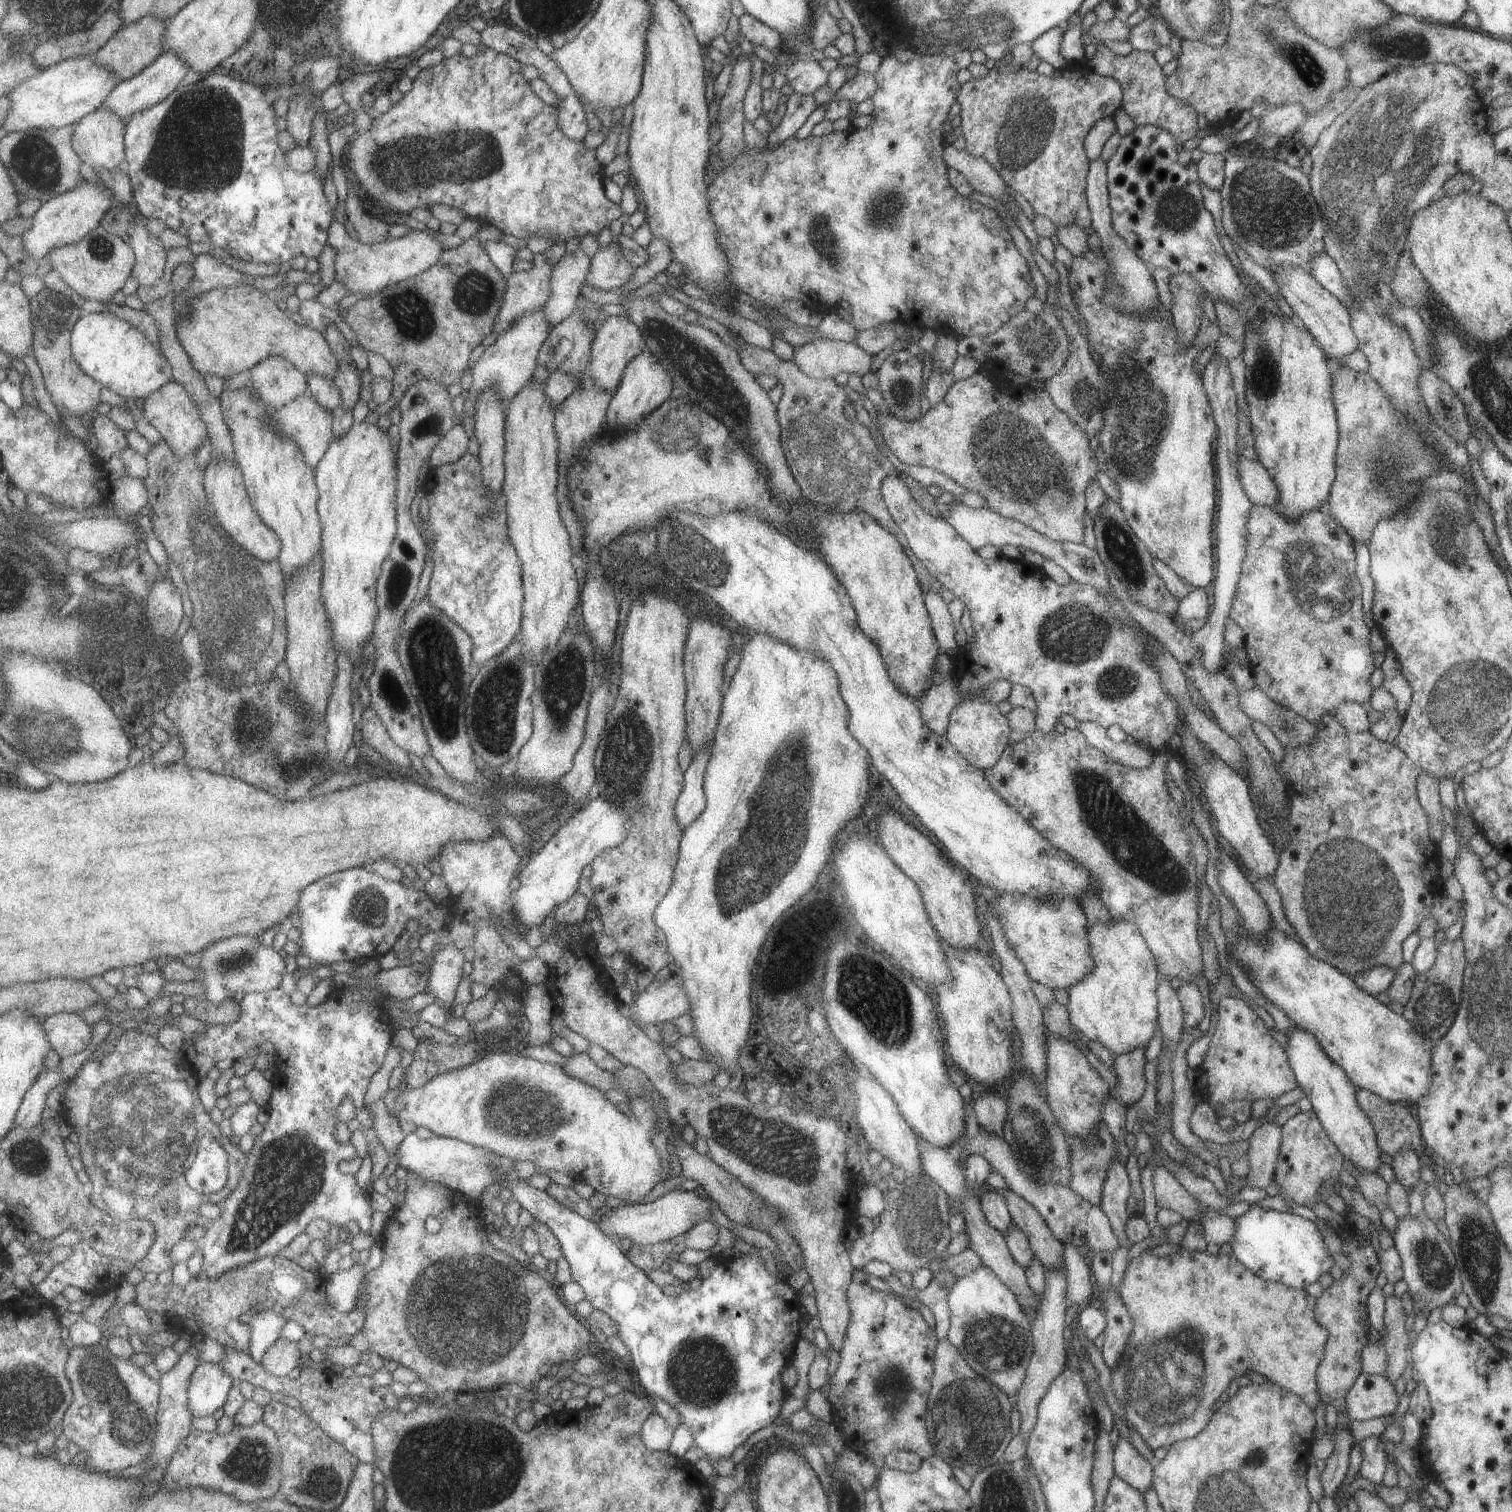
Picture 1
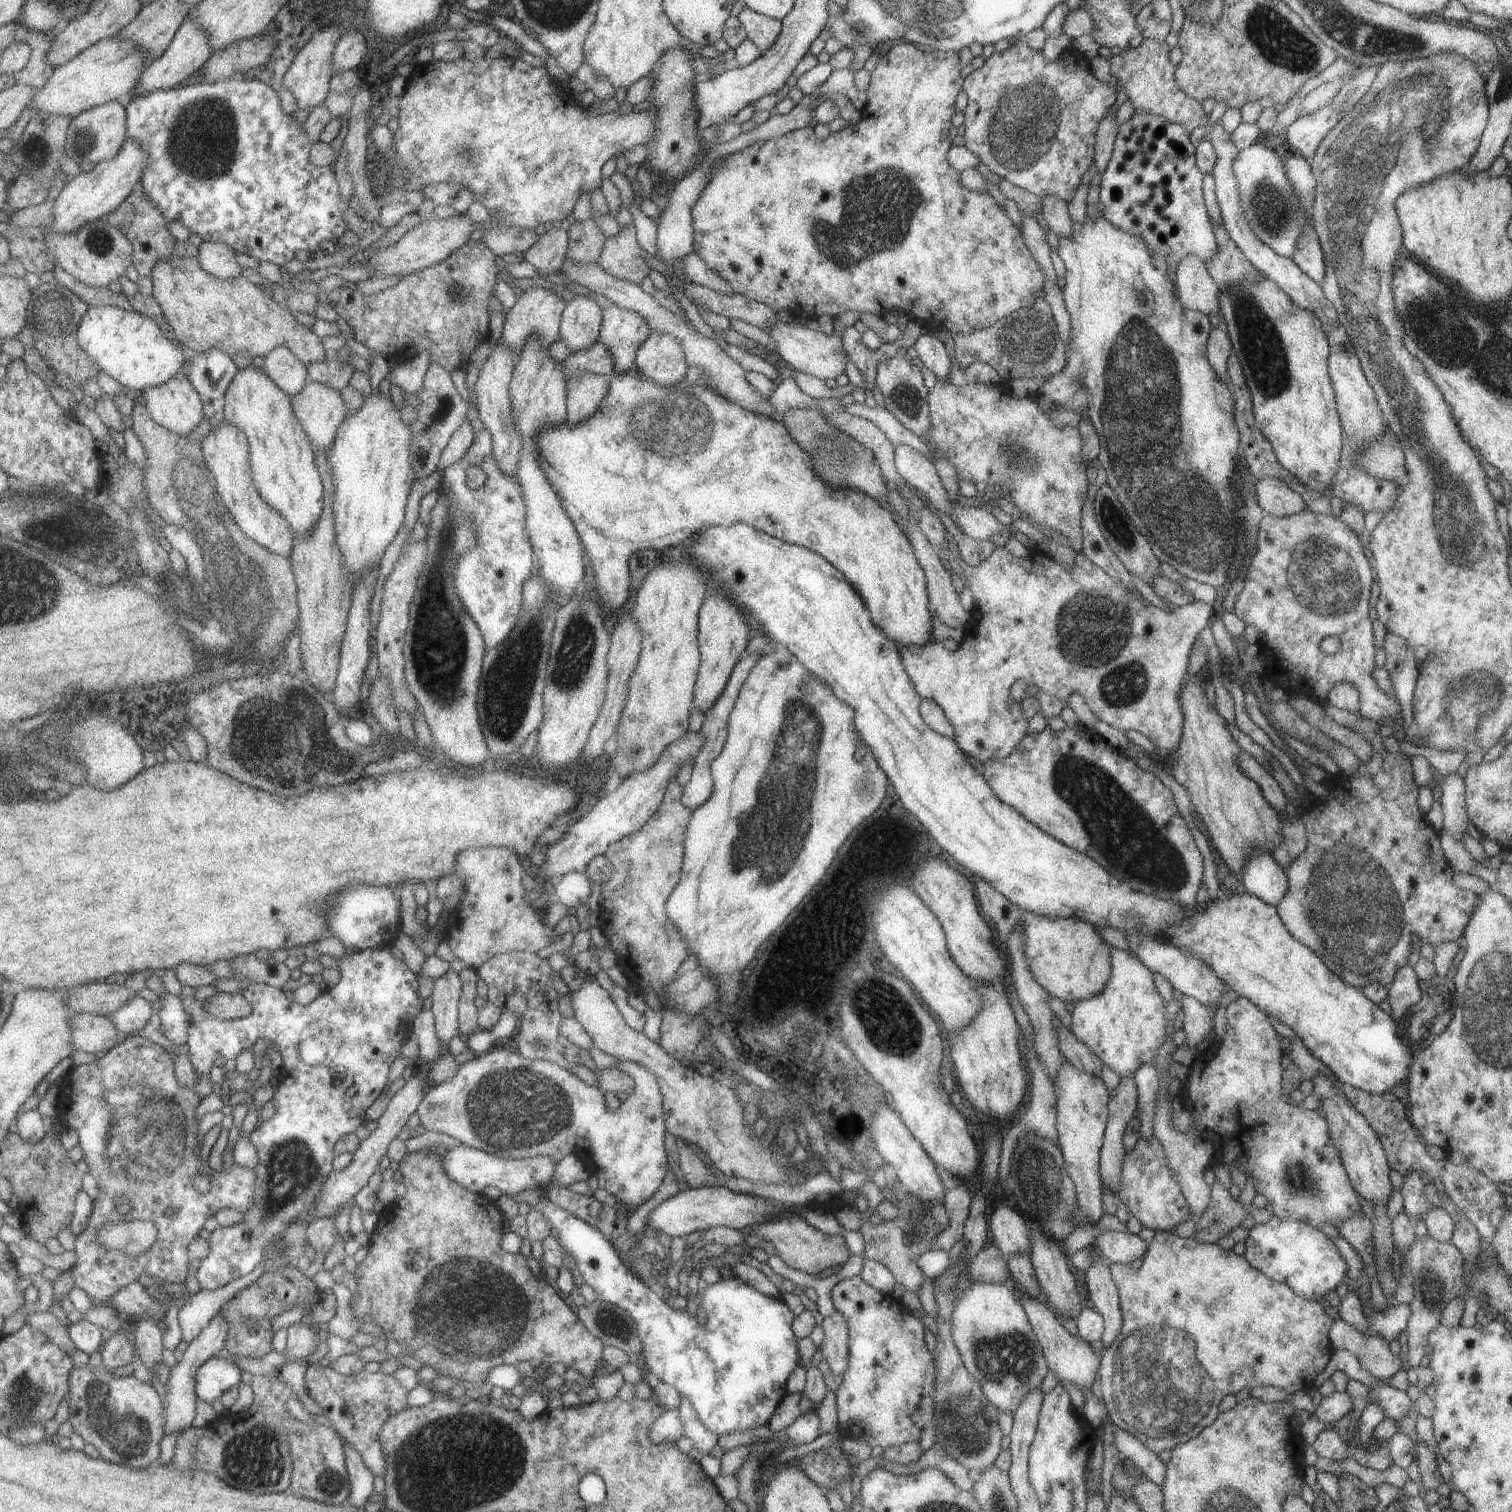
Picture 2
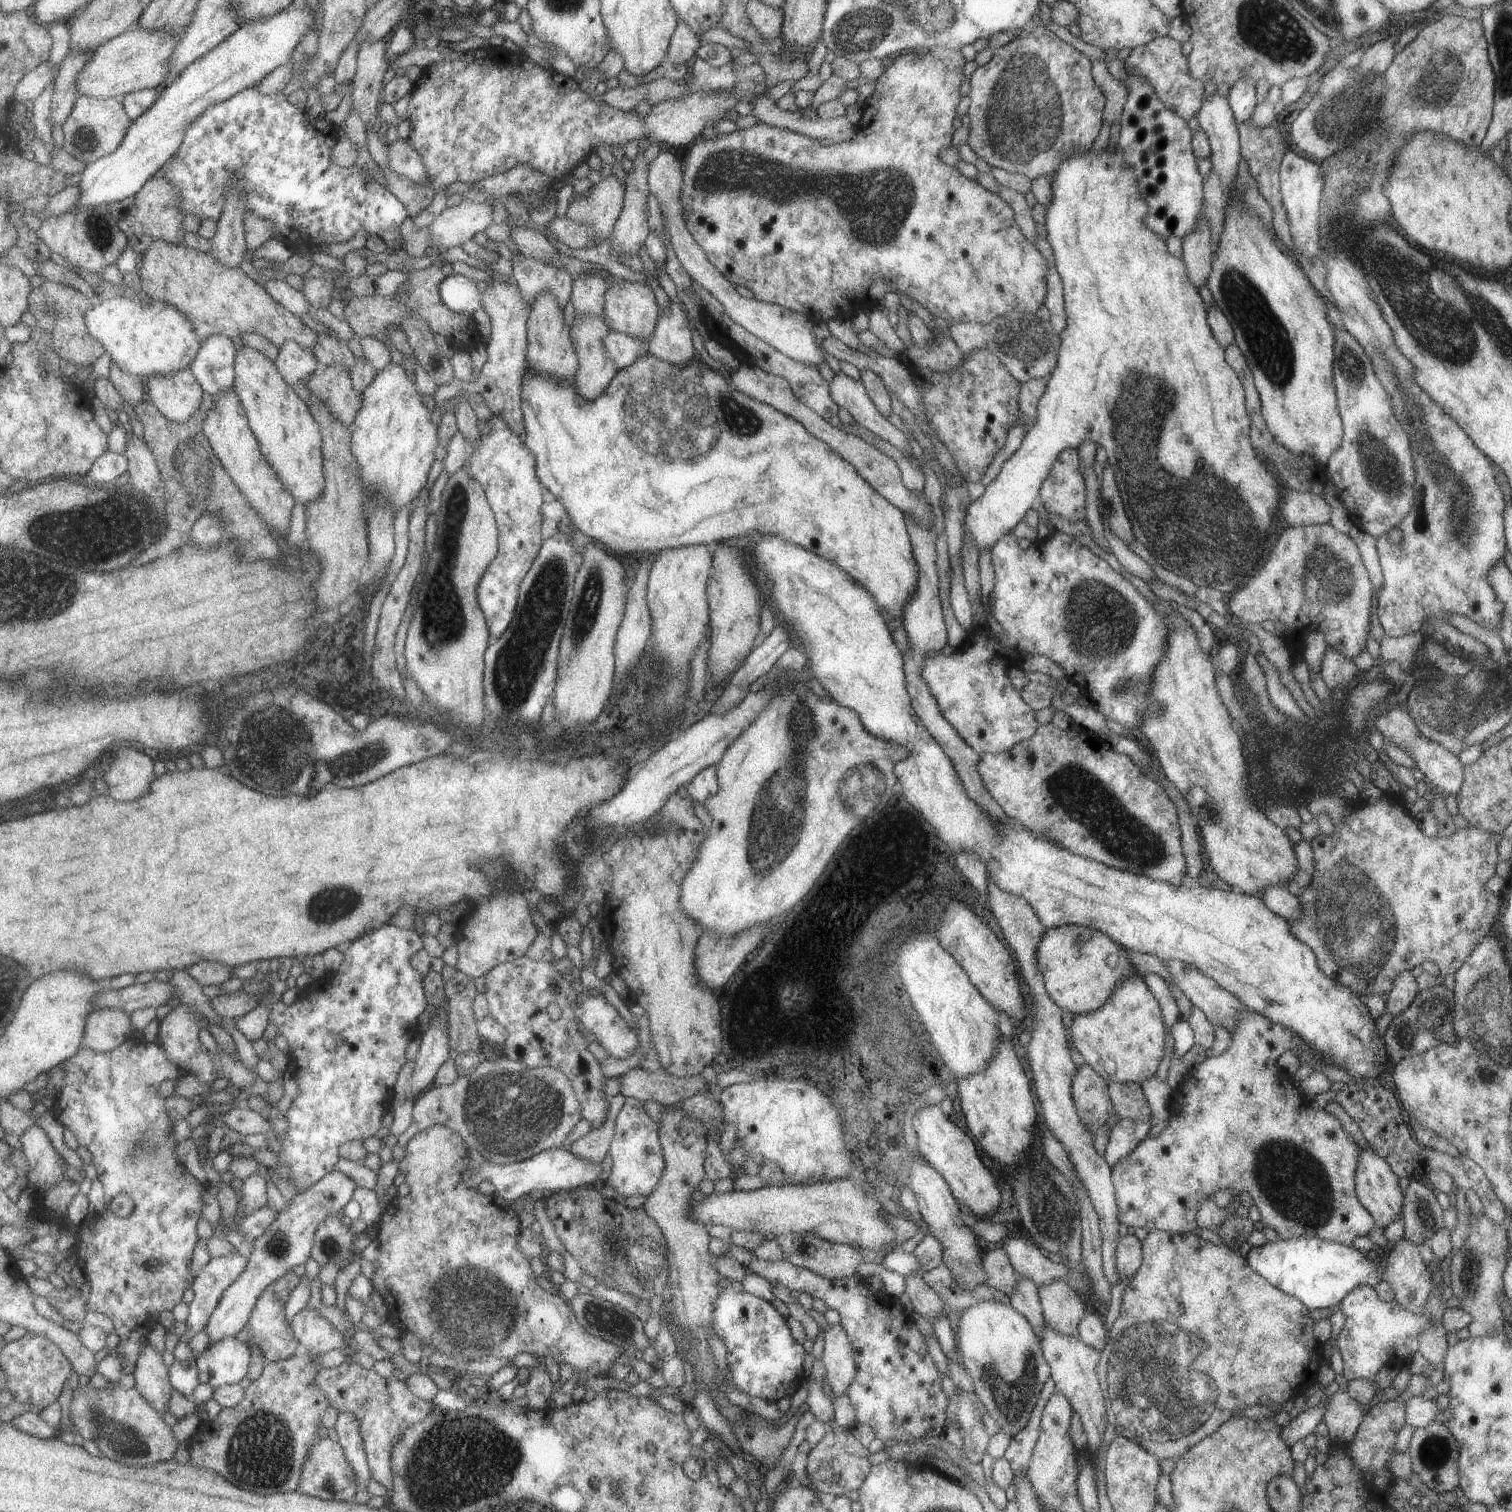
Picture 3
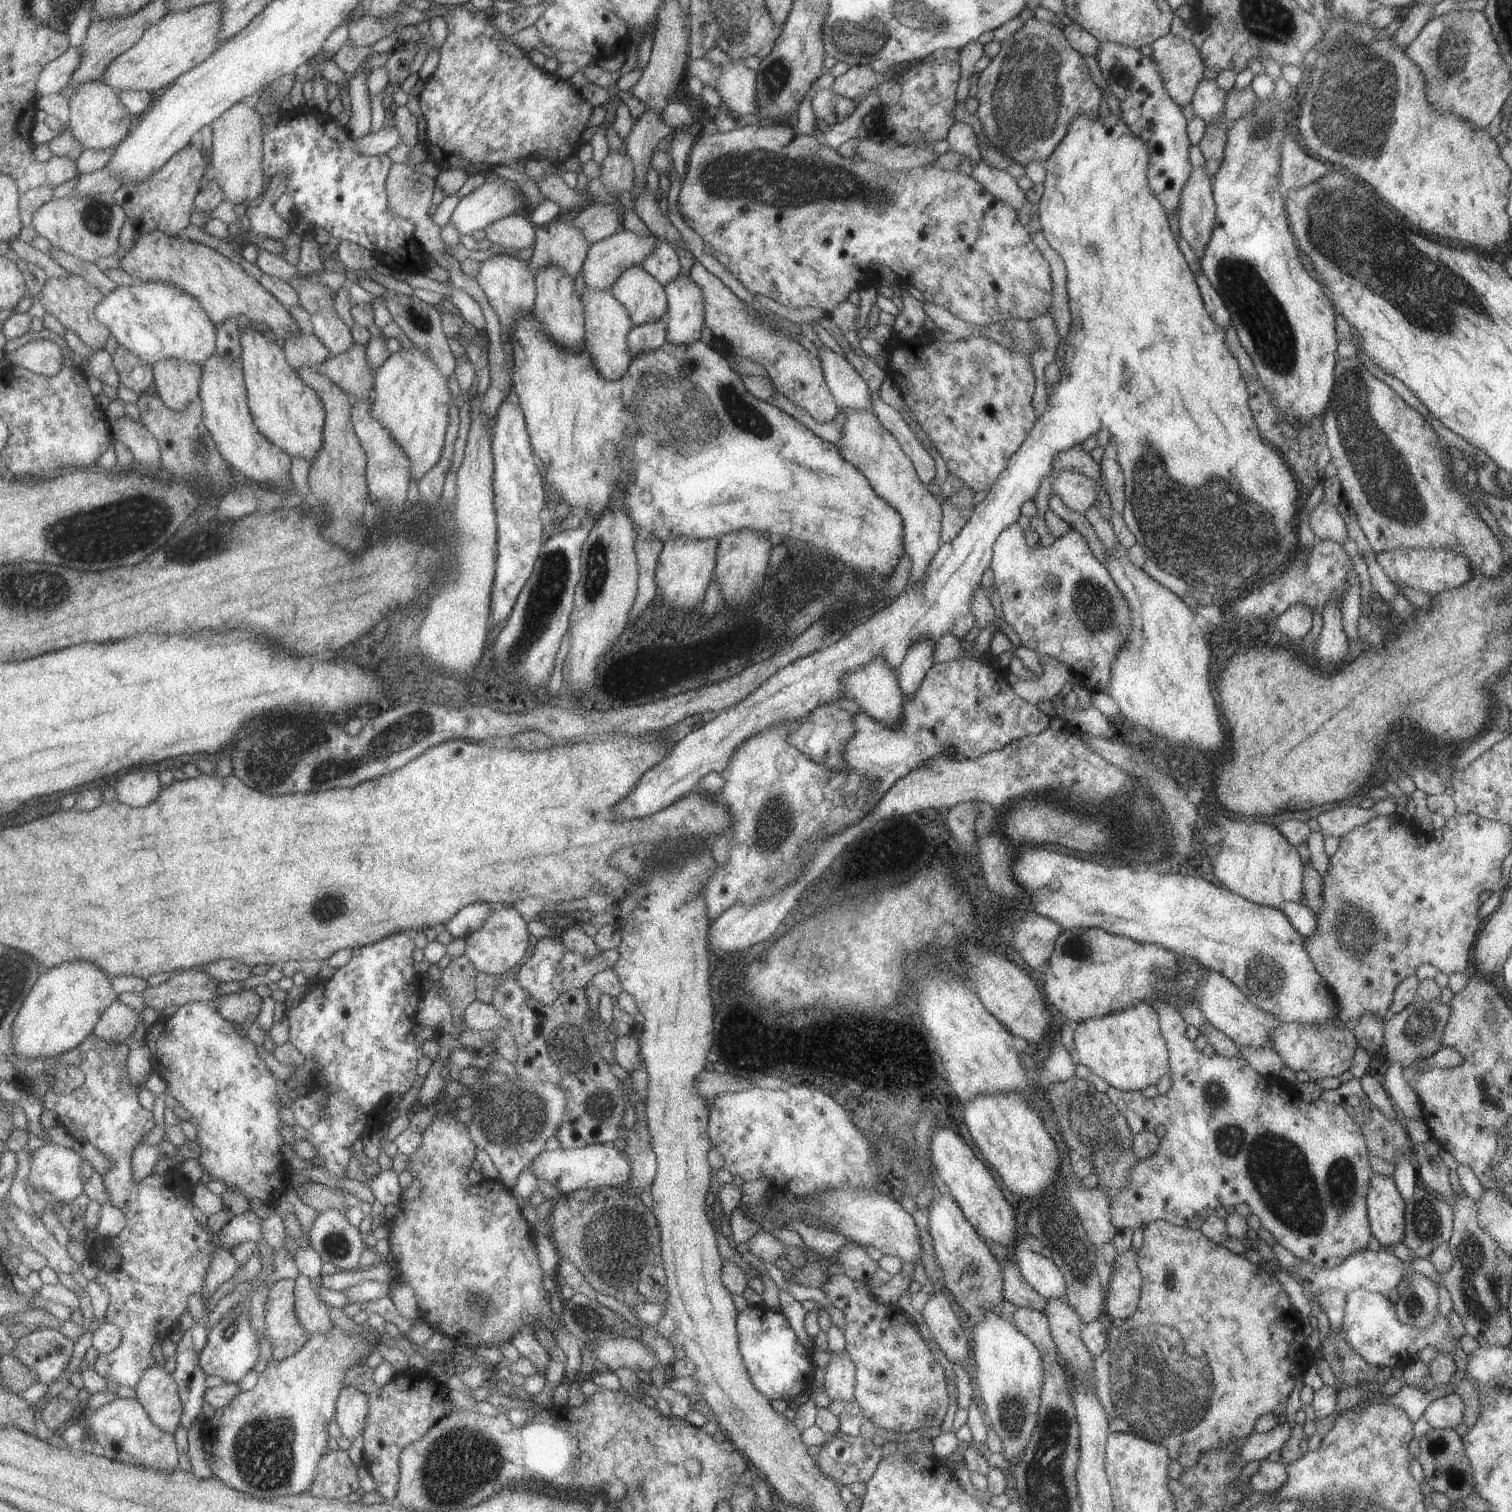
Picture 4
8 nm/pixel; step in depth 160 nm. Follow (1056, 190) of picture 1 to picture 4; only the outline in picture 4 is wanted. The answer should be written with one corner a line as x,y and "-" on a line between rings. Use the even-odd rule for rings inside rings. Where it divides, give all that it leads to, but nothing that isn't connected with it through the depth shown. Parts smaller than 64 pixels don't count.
1034,17
1000,43
997,54
979,73
976,86
975,99
979,106
975,116
981,122
985,142
1001,150
1007,158
1011,158
1011,162
1019,166
1025,166
1031,160
1044,163
1055,146
1063,140
1067,126
1075,116
1089,116
1095,120
1102,93
1091,80
1083,56
1071,48
1062,30
1051,22
1036,20

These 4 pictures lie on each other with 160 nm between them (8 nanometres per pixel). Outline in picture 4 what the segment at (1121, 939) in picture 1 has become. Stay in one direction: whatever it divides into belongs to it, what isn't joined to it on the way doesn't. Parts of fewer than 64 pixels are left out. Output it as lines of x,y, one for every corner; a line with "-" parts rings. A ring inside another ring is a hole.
1139,1002
1127,1010
1113,1012
1100,1018
1089,1018
1077,1023
1074,1029
1075,1059
1081,1065
1087,1066
1095,1076
1099,1076
1106,1084
1119,1090
1141,1091
1148,1084
1156,1084
1168,1071
1168,1053
1160,1032
1160,1027
1153,1008
1145,1002

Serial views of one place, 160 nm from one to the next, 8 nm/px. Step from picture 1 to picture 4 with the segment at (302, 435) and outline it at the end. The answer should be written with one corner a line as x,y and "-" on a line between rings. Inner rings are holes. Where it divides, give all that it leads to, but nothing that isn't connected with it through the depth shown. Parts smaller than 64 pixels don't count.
354,343
347,352
332,356
317,370
341,386
352,401
374,394
375,373
369,368
367,347
363,344

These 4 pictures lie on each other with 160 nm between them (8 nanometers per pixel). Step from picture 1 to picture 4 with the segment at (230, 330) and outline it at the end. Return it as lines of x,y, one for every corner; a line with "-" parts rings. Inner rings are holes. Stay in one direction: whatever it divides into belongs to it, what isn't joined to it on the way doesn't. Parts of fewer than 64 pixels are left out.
163,230
139,233
135,246
120,258
120,267
129,274
134,282
165,282
181,288
201,302
207,310
211,322
220,327
229,318
247,317
251,323
259,322
270,328
277,337
303,336
299,322
291,316
288,308
273,296
260,280
245,272
239,264
223,256
221,252
181,238
169,236

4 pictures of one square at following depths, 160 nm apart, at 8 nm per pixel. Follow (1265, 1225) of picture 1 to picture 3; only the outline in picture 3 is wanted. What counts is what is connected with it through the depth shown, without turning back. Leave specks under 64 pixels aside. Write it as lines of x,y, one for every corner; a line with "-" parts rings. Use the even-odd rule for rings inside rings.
1320,1238
1277,1239
1274,1243
1267,1240
1260,1247
1251,1247
1246,1261
1271,1286
1281,1292
1294,1296
1308,1309
1327,1308
1339,1304
1340,1300
1359,1285
1374,1288
1382,1281
1382,1265
1375,1264
1365,1253
1351,1245
1324,1241

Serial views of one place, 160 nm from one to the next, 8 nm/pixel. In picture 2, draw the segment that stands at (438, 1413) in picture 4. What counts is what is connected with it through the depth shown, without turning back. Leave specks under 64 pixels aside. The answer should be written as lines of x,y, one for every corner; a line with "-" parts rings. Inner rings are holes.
310,1363
305,1372
305,1388
309,1396
319,1404
320,1412
326,1415
331,1426
340,1432
345,1443
359,1451
375,1476
386,1475
388,1462
381,1442
384,1424
397,1413
411,1408
408,1403
409,1391
405,1389
400,1374
385,1374
359,1371
353,1376
341,1374
331,1367

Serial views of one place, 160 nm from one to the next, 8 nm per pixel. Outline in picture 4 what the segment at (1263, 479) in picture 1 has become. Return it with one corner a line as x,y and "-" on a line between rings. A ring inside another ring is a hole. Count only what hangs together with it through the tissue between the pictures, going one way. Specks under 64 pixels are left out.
1319,502
1309,513
1308,525
1313,535
1320,540
1335,540
1342,544
1346,537
1343,518
1331,504

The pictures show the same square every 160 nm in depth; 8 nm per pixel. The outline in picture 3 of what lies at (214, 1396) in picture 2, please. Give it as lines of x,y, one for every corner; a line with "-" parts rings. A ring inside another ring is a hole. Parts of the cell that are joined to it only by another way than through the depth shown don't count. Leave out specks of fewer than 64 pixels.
235,1335
226,1336
220,1341
209,1345
198,1355
201,1384
209,1384
213,1388
219,1388
223,1385
241,1382
249,1374
249,1364
251,1364
251,1346
249,1342
243,1342

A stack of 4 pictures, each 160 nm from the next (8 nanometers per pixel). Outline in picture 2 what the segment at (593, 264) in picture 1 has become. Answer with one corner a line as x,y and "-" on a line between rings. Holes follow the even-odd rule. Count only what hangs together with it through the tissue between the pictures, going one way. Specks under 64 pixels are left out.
631,223
606,239
597,264
618,279
639,284
650,271
646,263
647,256
636,241
634,224

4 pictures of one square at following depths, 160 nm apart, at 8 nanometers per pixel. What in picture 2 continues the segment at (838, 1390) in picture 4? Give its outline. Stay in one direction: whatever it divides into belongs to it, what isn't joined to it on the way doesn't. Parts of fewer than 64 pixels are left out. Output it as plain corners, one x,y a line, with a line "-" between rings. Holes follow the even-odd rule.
839,1311
823,1317
820,1324
824,1332
820,1346
823,1360
833,1376
839,1380
848,1365
848,1328
846,1320

